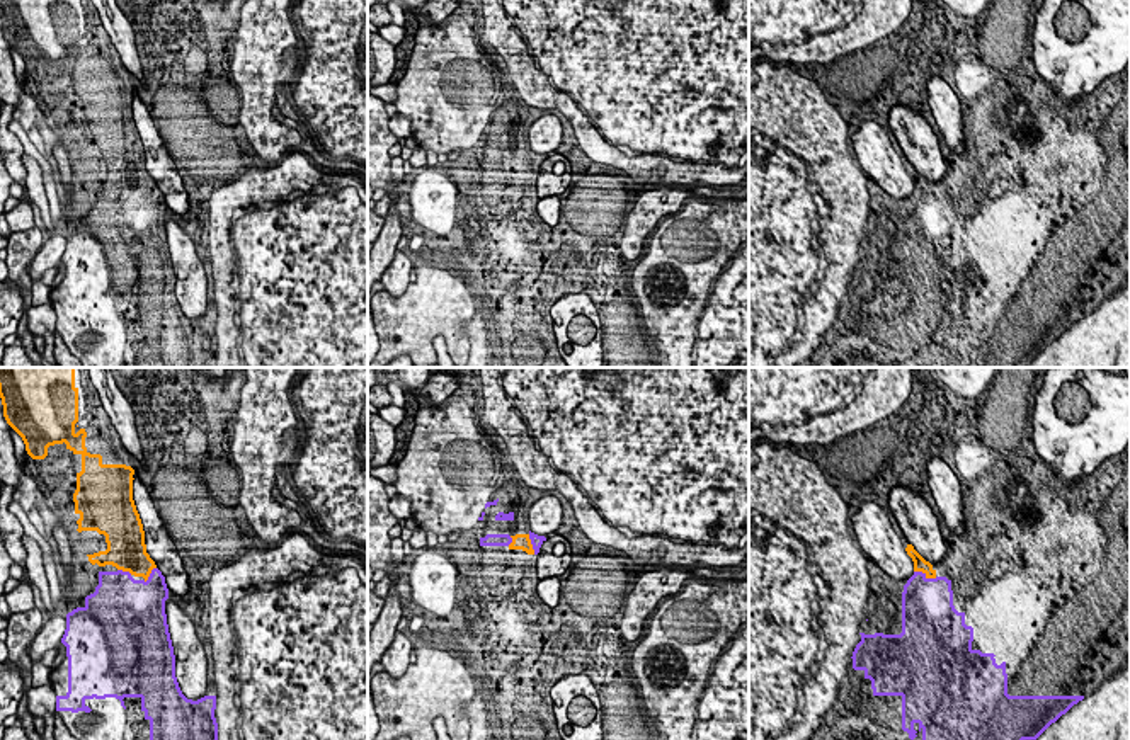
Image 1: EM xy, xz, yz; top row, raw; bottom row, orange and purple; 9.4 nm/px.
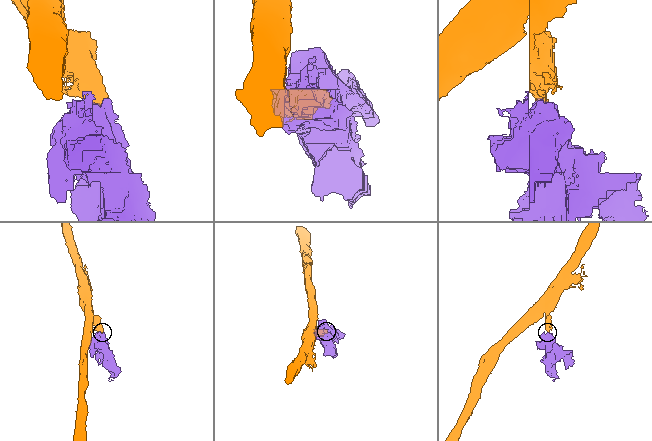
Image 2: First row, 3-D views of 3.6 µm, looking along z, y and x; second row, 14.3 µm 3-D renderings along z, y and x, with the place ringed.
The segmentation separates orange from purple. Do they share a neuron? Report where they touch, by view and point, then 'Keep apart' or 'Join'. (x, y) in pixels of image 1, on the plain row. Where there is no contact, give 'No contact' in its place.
Touches orange at yz (926, 194). Keep apart

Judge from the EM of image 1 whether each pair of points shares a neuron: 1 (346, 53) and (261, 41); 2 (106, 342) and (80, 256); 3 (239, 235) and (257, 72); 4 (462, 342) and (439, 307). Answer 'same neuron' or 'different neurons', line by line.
1: different neurons
2: same neuron
3: different neurons
4: same neuron

